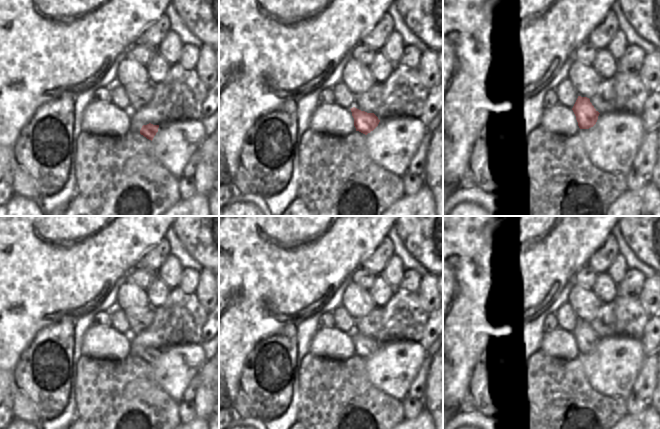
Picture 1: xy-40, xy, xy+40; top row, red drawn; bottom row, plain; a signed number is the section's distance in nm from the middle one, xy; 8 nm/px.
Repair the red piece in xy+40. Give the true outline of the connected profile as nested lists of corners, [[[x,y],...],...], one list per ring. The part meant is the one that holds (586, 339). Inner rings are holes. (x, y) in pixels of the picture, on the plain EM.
[[[578,320],[572,334],[576,340],[580,353],[589,353],[593,351],[596,348],[600,338],[594,332],[589,322],[581,320]]]

